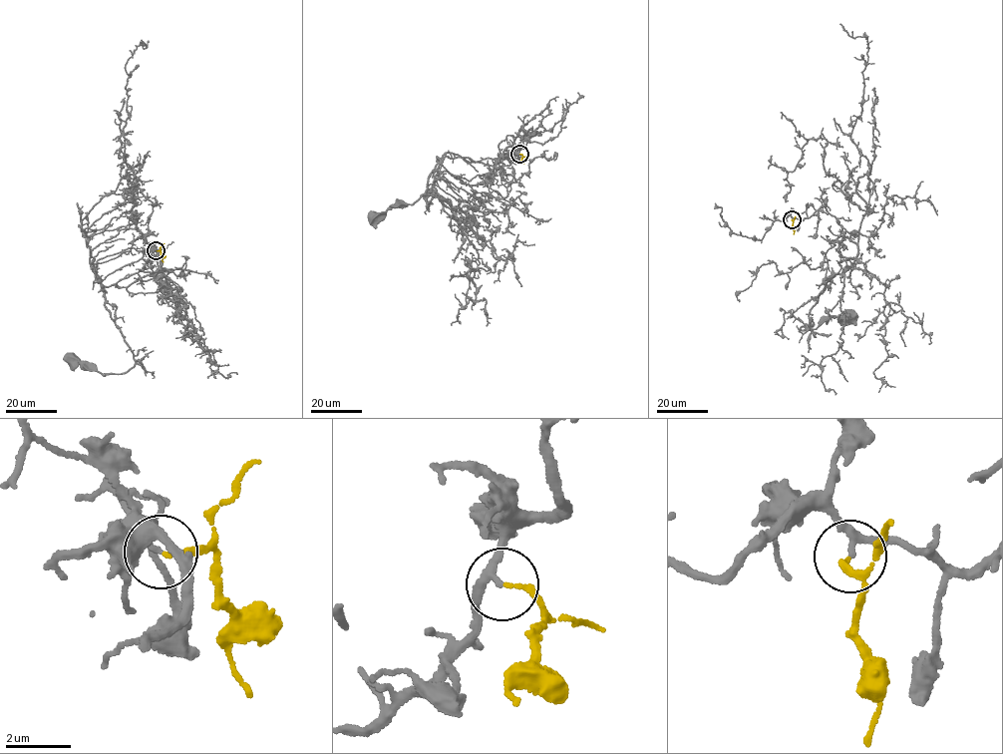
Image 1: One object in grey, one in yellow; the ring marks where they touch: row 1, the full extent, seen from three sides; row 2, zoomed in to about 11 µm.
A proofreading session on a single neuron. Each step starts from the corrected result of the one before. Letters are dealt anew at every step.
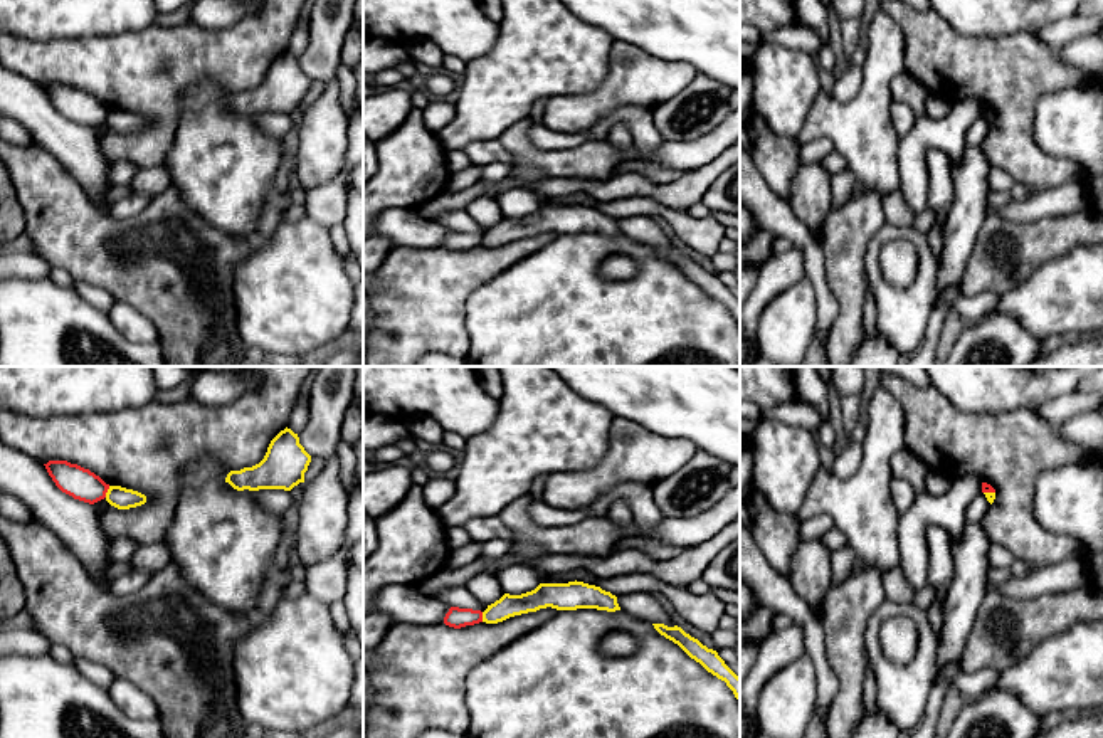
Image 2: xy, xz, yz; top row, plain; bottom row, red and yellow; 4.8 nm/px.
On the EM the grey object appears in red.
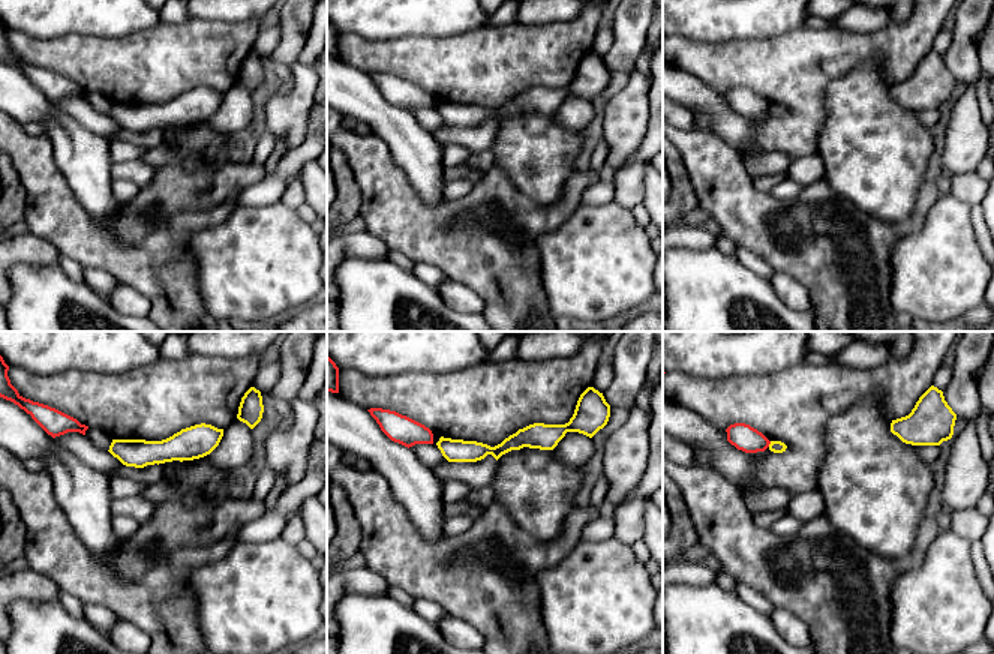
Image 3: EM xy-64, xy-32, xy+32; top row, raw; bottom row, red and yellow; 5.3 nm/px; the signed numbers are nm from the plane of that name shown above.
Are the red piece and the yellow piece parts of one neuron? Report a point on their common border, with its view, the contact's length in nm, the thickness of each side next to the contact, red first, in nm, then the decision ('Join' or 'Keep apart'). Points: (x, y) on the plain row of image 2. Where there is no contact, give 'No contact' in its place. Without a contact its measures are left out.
Touches red at xy (106, 115). Shared border 60 nm. Thickness 150 nm (red) against 110 nm. Keep apart

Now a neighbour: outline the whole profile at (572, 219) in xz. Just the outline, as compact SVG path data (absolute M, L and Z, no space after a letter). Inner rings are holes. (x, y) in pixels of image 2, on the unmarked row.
M575 203L568 207L540 207L535 213L521 219L504 217L499 224L488 229L483 235L483 245L498 247L509 240L536 235L546 230L557 234L620 234L615 219L600 210Z

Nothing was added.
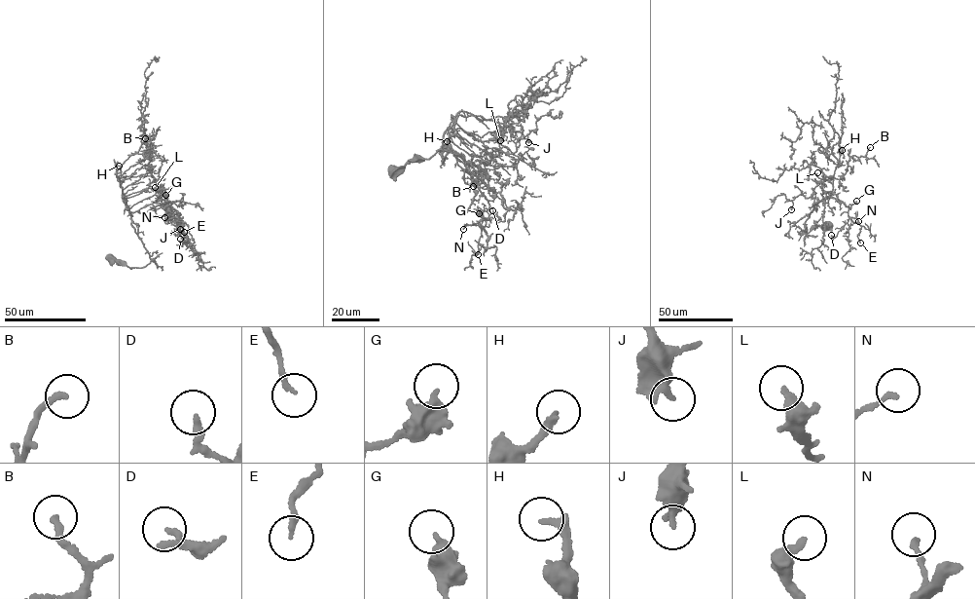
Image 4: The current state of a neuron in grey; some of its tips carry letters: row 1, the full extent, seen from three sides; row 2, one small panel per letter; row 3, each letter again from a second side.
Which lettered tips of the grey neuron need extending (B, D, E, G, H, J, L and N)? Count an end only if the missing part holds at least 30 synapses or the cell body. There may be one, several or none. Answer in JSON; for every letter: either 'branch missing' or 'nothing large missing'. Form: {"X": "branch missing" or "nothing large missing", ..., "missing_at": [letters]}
{"B": "nothing large missing", "D": "nothing large missing", "E": "nothing large missing", "G": "nothing large missing", "H": "nothing large missing", "J": "nothing large missing", "L": "nothing large missing", "N": "nothing large missing", "missing_at": []}

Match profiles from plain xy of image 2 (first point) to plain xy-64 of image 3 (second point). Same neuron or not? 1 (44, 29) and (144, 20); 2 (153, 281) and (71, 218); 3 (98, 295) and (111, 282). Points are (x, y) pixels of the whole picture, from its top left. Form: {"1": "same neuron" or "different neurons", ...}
{"1": "same neuron", "2": "same neuron", "3": "same neuron"}

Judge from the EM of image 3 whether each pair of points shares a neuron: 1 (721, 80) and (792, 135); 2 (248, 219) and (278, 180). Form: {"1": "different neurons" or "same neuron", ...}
{"1": "same neuron", "2": "different neurons"}

